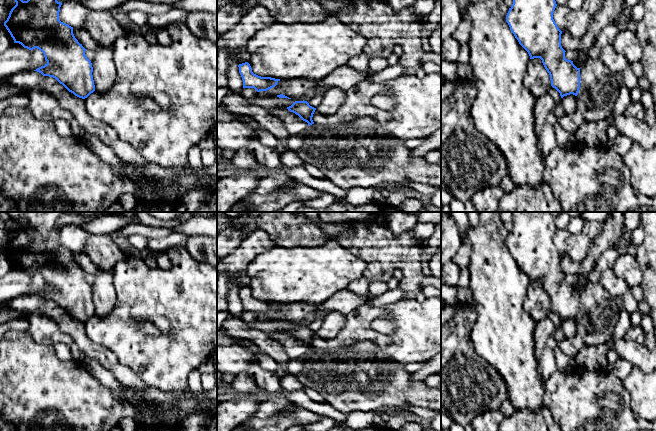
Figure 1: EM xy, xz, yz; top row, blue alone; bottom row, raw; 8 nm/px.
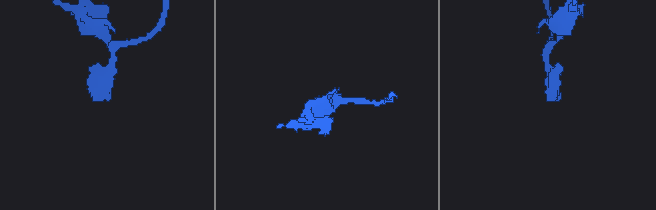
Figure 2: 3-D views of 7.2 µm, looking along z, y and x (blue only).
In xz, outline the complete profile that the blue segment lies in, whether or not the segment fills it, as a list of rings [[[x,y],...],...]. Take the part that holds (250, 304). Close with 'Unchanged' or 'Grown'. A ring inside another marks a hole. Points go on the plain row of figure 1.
[[[248,286],[238,289],[243,304],[243,312],[254,312],[257,316],[267,315],[277,309],[280,303],[261,301],[252,296]]]. Unchanged

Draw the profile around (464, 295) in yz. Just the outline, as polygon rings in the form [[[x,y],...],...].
[[[458,288],[457,290],[458,303],[472,303],[472,293],[469,288]]]

